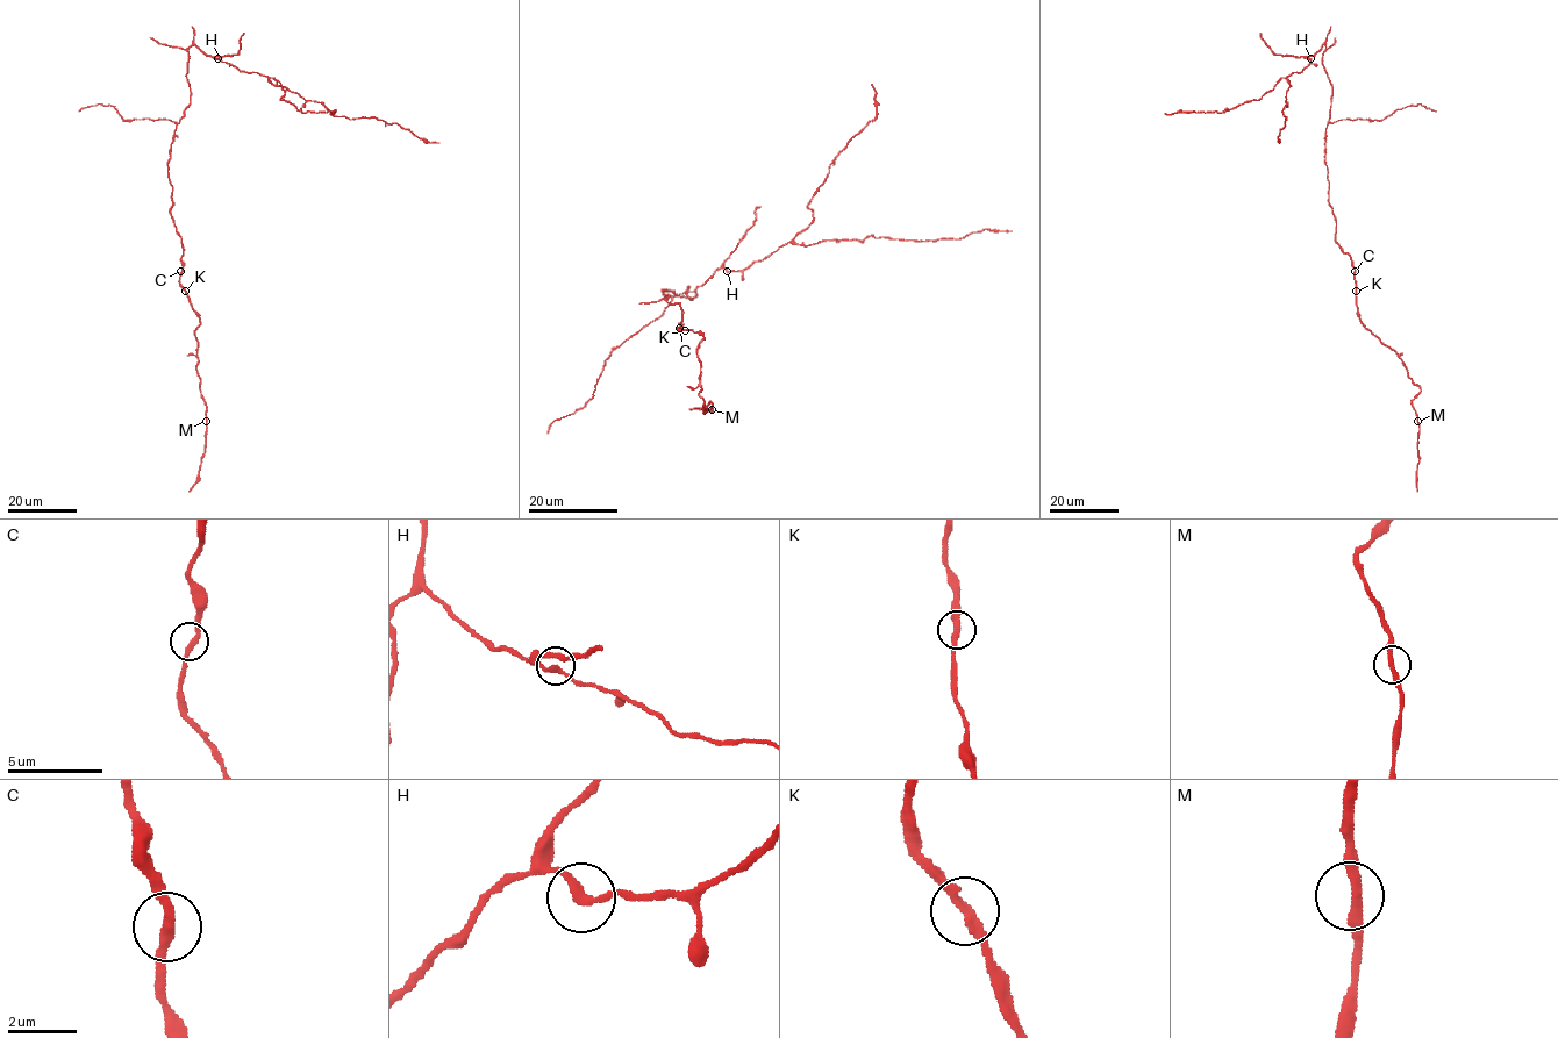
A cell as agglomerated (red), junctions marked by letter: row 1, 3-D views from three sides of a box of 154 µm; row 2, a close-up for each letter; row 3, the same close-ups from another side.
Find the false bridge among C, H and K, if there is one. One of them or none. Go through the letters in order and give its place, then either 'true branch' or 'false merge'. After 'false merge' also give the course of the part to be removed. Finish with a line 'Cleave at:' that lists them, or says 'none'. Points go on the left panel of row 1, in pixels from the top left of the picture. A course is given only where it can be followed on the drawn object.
C: at (180, 271); true branch
H: at (218, 58); true branch
K: at (185, 291); true branch
Cleave at: none

